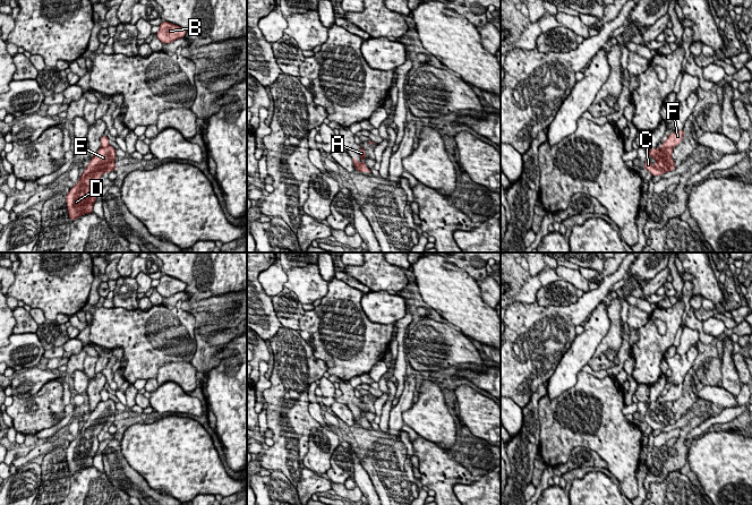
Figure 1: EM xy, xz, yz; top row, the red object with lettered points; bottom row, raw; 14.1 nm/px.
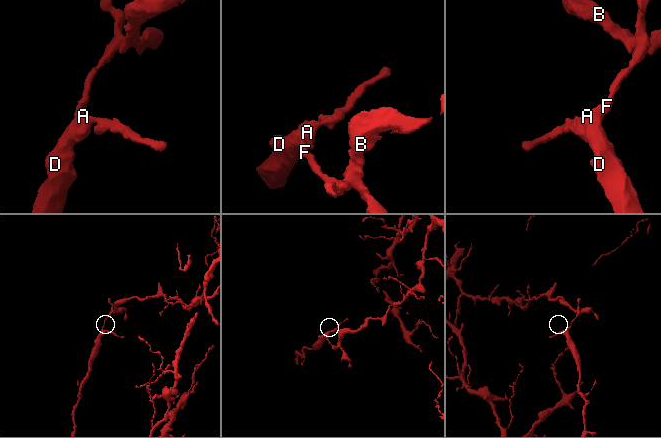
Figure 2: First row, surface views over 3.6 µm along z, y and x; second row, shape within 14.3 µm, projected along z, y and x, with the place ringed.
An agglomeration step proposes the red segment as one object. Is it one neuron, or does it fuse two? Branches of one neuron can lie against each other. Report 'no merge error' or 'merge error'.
merge error

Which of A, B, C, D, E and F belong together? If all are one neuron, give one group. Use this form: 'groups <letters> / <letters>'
groups A C D E / B F

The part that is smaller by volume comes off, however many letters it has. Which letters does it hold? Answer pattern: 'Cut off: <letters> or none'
Cut off: A, C, D, E

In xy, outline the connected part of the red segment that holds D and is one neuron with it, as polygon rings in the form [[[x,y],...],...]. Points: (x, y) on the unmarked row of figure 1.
[[[101,401],[92,411],[78,436],[66,448],[69,472],[72,476],[77,471],[93,467],[93,459],[99,450],[99,433],[104,426],[116,423],[116,402]]]

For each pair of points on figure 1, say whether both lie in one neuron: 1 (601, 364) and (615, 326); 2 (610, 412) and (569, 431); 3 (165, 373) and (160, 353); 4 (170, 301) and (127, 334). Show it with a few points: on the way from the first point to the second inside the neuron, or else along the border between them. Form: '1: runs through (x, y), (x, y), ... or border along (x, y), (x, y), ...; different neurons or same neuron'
1: runs through (601, 354), (601, 349), (614, 335); same neuron
2: runs through (600, 425), (600, 430), (595, 436), (581, 434); same neuron
3: border along (189, 361), (165, 364), (159, 369), (155, 378); different neurons
4: border along (162, 304), (168, 308), (174, 307); different neurons

